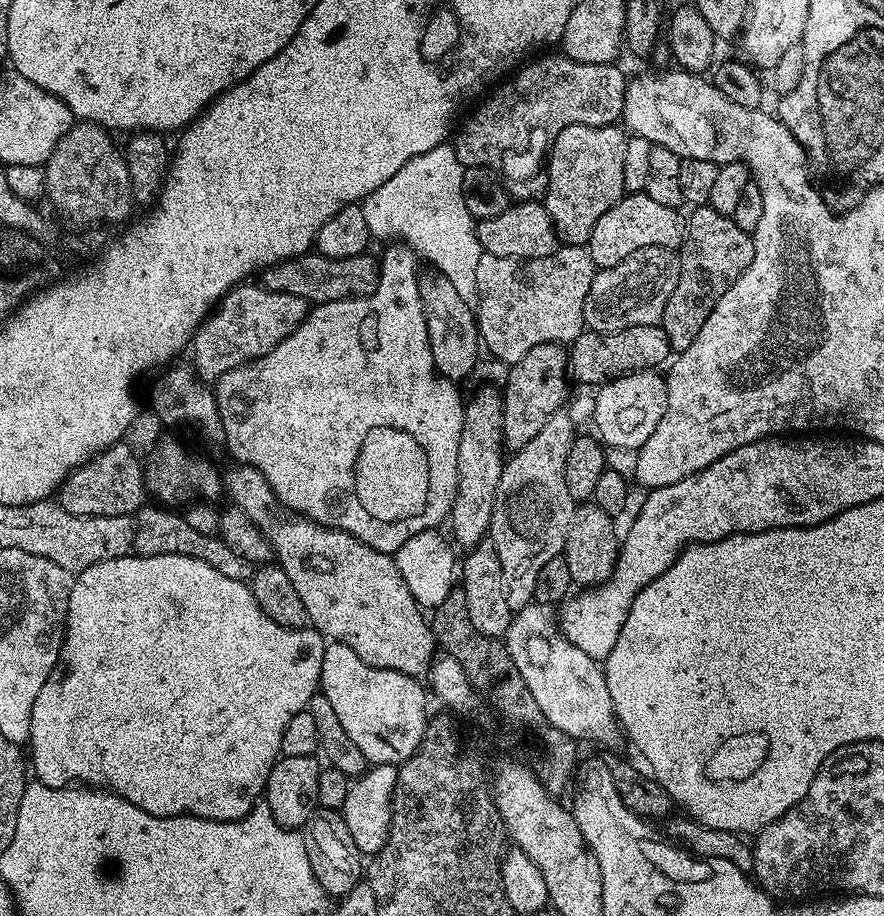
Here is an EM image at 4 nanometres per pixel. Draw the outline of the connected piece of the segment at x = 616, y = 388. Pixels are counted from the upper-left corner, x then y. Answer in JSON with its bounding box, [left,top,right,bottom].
[592,370,668,450]

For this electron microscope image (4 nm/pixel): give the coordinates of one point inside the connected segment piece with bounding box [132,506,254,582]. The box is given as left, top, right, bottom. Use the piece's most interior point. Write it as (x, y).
(159, 530)

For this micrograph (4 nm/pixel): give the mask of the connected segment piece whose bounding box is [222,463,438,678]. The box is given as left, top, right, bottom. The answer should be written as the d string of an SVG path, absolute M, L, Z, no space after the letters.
M241 463L232 467L236 468L230 469L228 476L226 472L223 487L232 495L231 503L240 507L272 544L275 563L294 582L294 590L306 606L309 625L329 641L350 646L370 666L427 677L438 641L429 617L423 616L417 593L402 578L399 563L349 532L326 528L303 514L285 510L257 468Z

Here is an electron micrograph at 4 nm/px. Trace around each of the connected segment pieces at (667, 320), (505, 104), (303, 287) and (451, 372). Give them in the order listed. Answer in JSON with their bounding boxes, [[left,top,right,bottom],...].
[[659,206,754,354],[454,56,628,202],[262,254,380,306],[420,270,482,382]]

